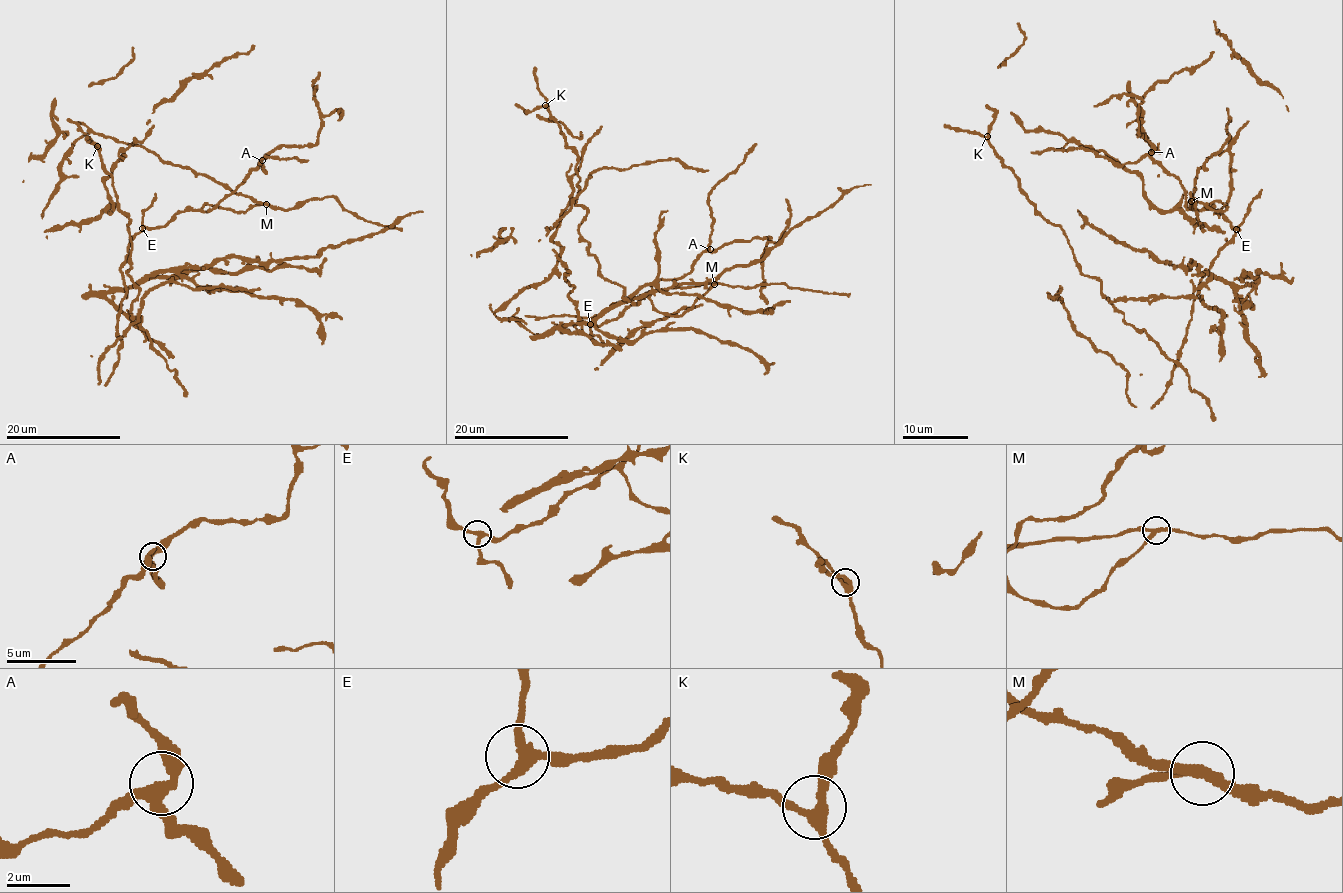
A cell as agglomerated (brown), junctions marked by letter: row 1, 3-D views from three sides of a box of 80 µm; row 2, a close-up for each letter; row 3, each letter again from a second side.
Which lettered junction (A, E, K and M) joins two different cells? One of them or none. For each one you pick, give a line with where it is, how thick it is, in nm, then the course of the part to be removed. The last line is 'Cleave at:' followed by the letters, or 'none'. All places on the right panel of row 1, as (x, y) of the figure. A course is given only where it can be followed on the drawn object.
M: (1191, 201) | 280 nm | (1190, 201), (1200, 168), (1229, 137), (1226, 108)
Cleave at: M

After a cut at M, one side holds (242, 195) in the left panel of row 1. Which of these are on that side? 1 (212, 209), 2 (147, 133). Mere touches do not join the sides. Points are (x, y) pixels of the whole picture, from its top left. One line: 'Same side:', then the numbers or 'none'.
Same side: none

